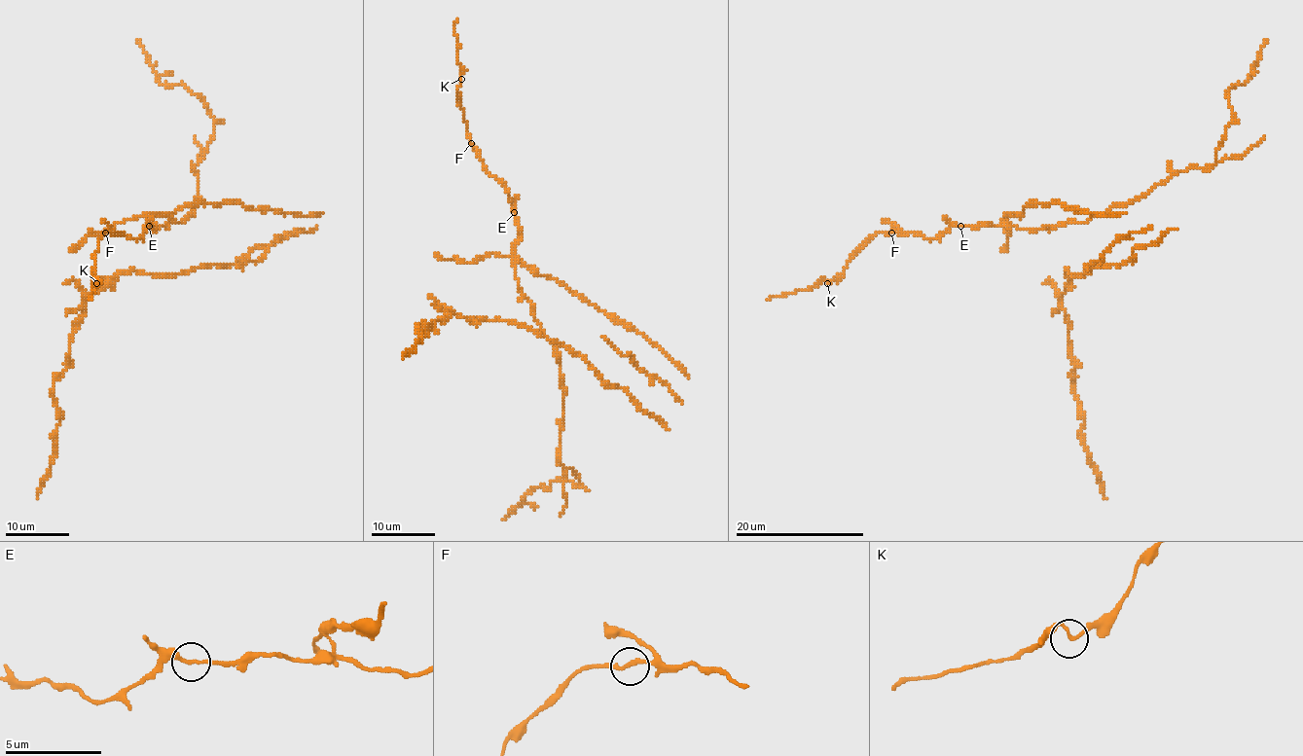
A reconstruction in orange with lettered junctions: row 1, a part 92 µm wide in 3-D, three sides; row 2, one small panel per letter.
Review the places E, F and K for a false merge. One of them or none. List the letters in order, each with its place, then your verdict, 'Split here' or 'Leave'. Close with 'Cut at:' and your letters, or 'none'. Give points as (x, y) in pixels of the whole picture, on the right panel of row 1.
E: Place: (960, 226). Split here
F: Place: (891, 233). Leave
K: Place: (827, 283). Leave
Cut at: E

